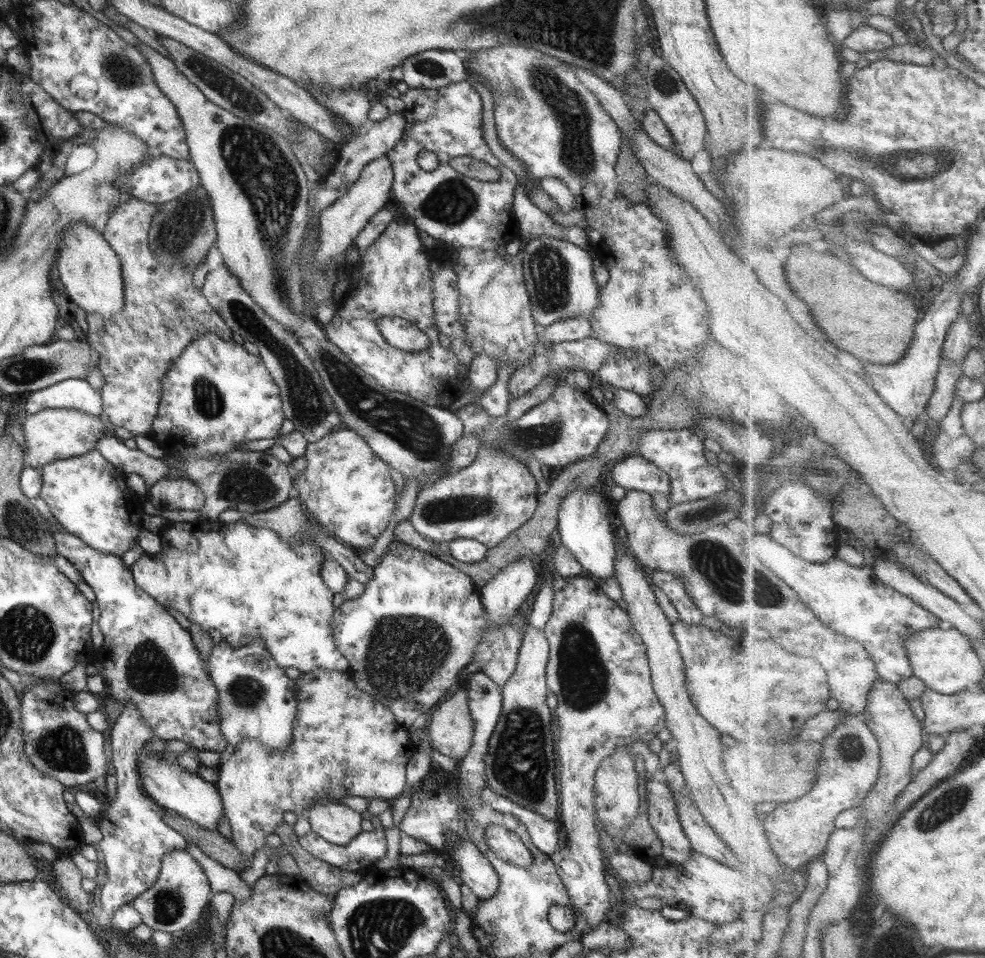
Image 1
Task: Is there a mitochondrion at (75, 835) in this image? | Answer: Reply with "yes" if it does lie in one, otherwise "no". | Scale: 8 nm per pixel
no

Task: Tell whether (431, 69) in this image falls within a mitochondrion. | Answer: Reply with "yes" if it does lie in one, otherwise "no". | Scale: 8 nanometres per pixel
yes

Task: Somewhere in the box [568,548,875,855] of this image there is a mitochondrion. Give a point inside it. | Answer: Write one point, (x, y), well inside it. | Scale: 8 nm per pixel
(852, 748)

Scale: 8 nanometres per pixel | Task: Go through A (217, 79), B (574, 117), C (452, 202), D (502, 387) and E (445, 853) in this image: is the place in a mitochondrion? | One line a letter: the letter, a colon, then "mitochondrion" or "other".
A: mitochondrion
B: mitochondrion
C: mitochondrion
D: other
E: other

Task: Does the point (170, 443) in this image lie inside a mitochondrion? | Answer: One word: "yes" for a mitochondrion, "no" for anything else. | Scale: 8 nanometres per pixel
no

